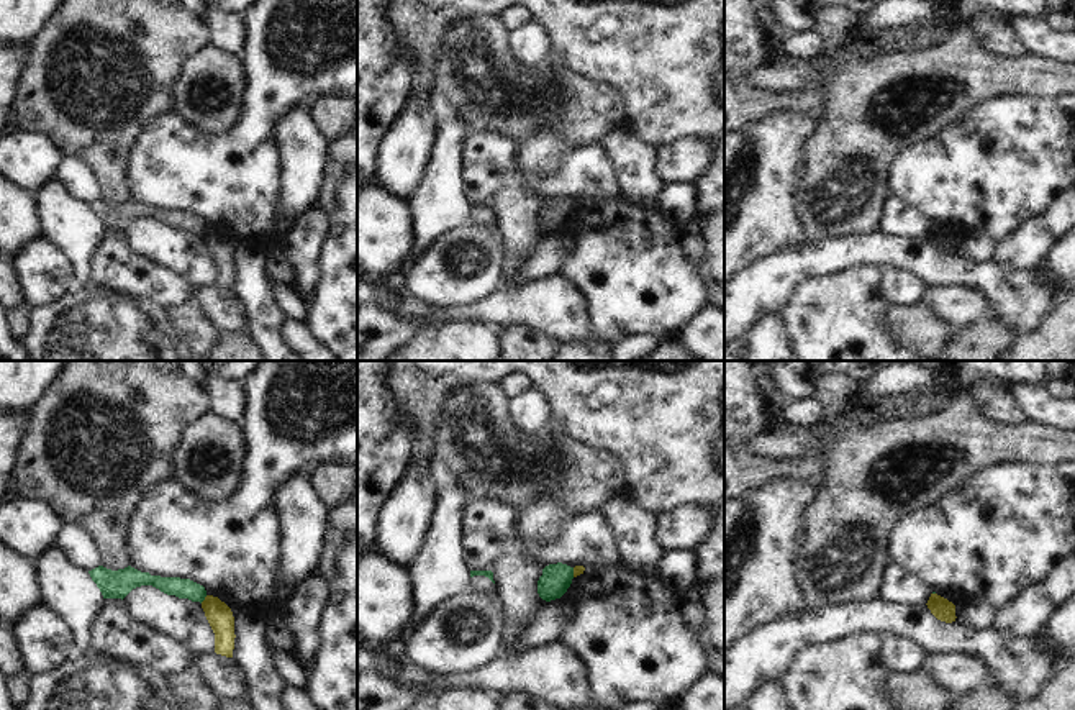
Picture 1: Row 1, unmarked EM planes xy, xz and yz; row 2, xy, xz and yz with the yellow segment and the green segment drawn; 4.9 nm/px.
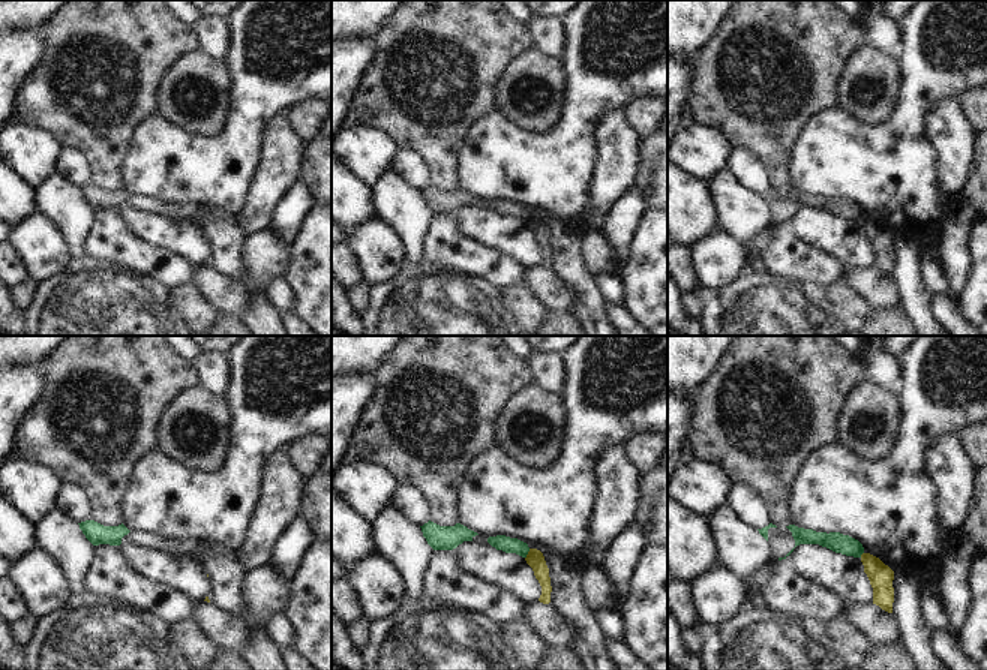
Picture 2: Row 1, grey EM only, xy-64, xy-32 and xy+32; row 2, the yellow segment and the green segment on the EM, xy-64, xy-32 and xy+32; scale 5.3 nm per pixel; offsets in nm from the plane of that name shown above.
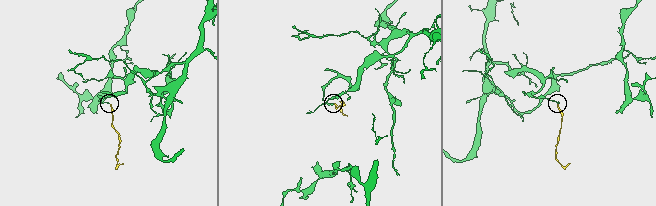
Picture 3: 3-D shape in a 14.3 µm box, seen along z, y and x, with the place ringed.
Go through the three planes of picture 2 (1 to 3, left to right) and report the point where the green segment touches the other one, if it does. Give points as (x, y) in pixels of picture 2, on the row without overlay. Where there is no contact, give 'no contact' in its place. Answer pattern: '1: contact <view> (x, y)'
1: no contact
2: contact xy-32 (528, 218)
3: contact xy+32 (861, 219)

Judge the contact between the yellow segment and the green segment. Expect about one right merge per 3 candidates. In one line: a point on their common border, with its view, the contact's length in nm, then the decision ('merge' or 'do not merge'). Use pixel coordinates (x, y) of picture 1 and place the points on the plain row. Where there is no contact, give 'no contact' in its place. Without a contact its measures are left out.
meets yellow in xy at (205, 232); contact 50 nm long; do not merge

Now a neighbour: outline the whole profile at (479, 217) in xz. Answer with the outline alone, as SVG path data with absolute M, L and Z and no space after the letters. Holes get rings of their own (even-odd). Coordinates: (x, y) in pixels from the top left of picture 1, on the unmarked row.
M474 208L469 215L469 223L475 226L483 226L492 233L497 233L497 221L495 216L485 208Z

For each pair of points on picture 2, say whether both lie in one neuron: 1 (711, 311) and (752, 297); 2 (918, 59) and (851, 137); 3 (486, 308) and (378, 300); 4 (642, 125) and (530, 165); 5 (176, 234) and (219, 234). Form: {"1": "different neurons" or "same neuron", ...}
{"1": "same neuron", "2": "same neuron", "3": "same neuron", "4": "different neurons", "5": "different neurons"}

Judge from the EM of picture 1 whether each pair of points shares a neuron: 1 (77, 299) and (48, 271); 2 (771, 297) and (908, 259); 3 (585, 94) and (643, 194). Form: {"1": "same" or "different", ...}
{"1": "different", "2": "same", "3": "different"}

